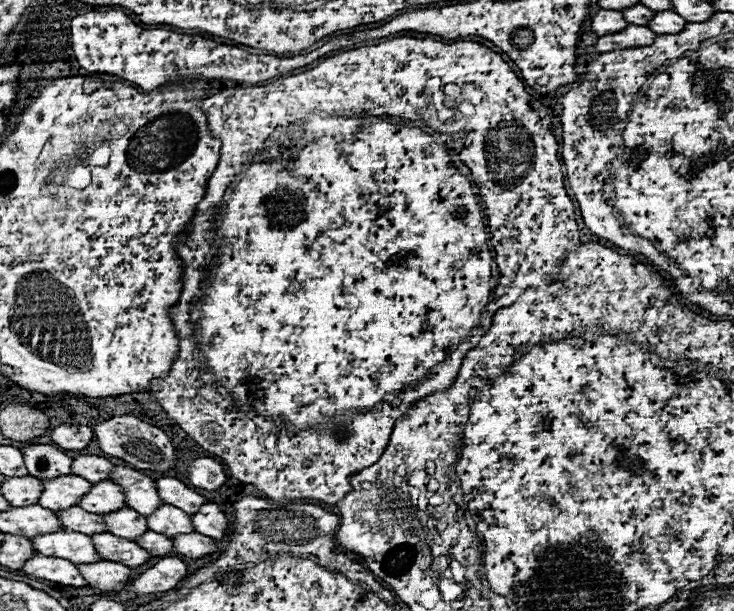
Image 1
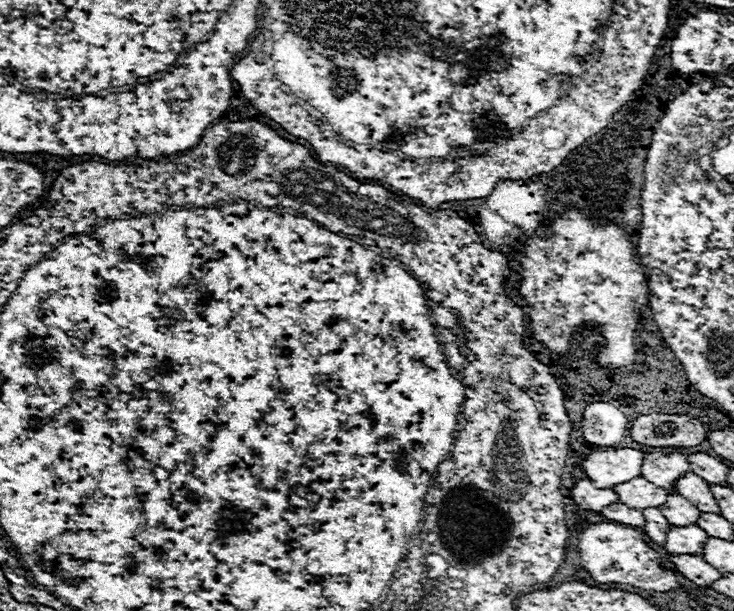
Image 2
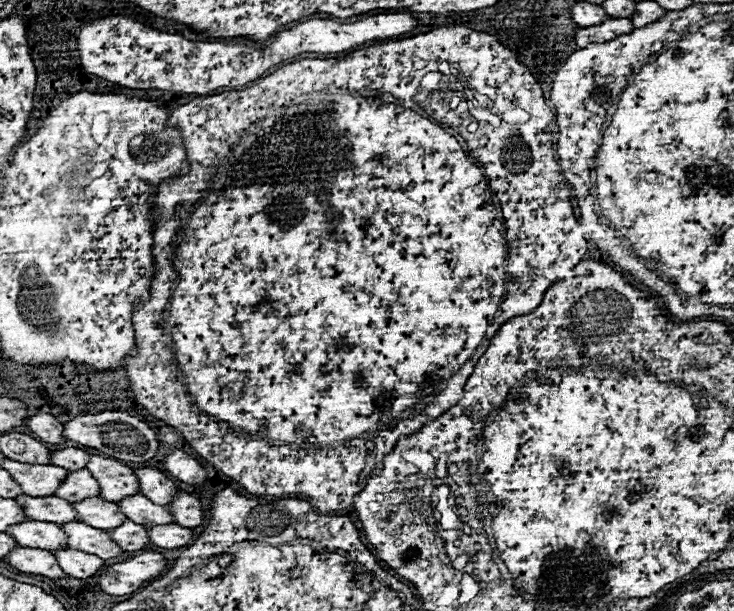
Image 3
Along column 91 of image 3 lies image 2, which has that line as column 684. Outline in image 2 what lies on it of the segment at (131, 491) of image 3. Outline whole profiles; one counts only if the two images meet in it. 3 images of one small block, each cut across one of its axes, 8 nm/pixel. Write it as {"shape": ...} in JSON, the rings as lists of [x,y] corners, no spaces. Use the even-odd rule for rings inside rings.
{"shape":[[[652,452],[652,454],[644,454],[640,472],[652,484],[664,490],[670,490],[678,476],[682,476],[684,472],[690,472],[690,466],[686,462],[686,456],[680,452],[670,452],[670,454]]]}

